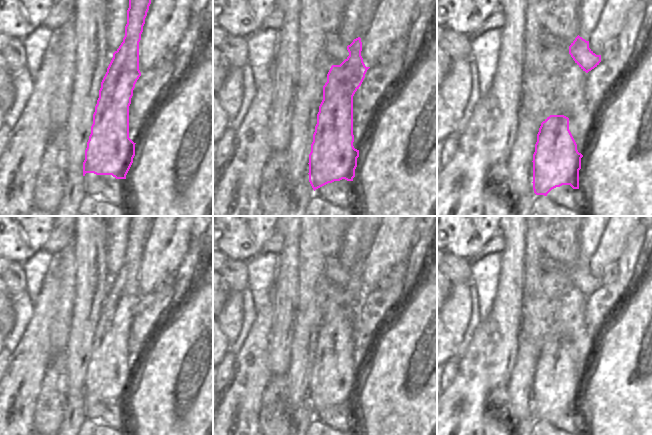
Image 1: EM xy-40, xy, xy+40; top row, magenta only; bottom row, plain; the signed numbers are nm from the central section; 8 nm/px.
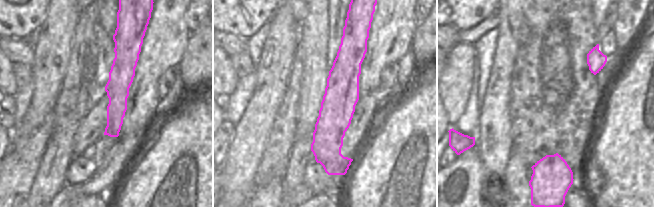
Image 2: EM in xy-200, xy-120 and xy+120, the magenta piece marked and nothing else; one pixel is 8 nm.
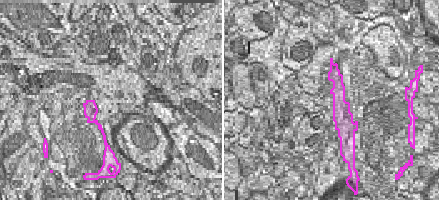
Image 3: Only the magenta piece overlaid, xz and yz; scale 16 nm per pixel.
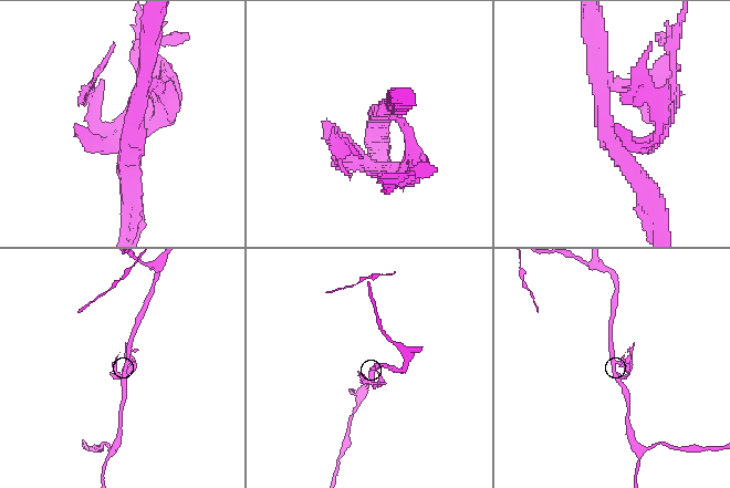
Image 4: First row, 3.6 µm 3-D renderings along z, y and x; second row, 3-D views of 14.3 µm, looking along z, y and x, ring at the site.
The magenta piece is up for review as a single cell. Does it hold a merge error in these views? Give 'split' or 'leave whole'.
split

